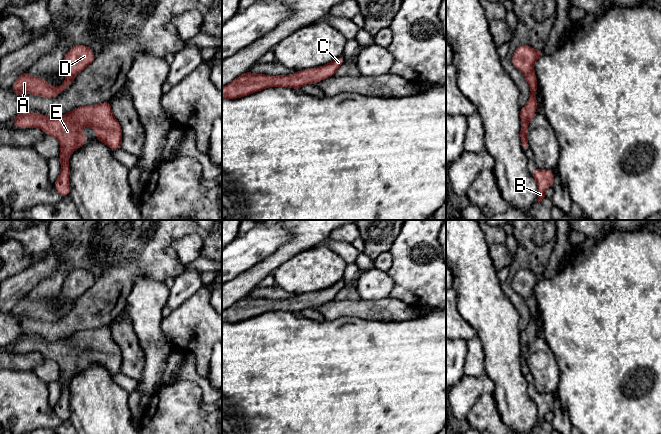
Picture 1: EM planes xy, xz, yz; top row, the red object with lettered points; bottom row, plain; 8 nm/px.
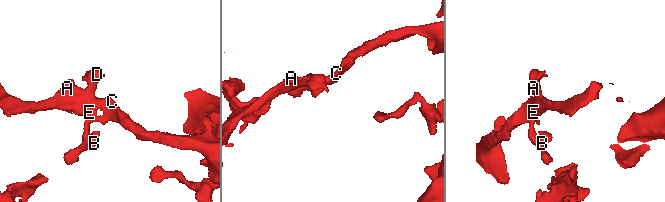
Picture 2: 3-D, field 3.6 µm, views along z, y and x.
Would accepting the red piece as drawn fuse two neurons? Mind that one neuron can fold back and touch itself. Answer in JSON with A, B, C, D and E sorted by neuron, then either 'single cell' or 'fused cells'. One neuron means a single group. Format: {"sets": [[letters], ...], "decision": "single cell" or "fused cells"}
{"sets": [["A", "B", "C", "D", "E"]], "decision": "single cell"}

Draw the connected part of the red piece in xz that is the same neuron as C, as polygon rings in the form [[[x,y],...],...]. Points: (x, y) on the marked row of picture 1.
[[[341,55],[326,65],[296,71],[291,75],[269,76],[247,71],[222,87],[222,100],[241,98],[269,87],[301,89],[305,84],[316,84],[323,79],[334,76],[343,63],[344,56]]]

